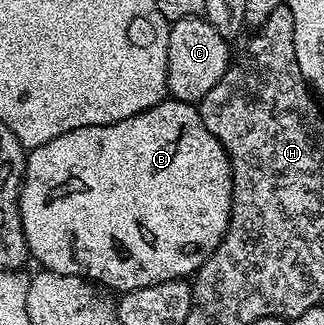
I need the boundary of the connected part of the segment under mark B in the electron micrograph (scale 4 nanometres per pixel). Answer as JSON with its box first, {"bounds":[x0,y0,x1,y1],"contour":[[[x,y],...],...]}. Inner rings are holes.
{"bounds":[20,98,232,294],"contour":[[[165,98],[150,110],[134,114],[122,122],[75,128],[66,134],[58,134],[58,138],[42,146],[31,149],[26,156],[24,182],[20,186],[20,217],[31,259],[37,260],[41,269],[67,276],[83,276],[85,280],[99,282],[105,289],[117,288],[117,293],[120,294],[161,284],[167,280],[191,277],[204,265],[206,258],[214,254],[218,242],[222,242],[230,222],[231,209],[232,167],[222,142],[218,142],[218,138],[214,138],[214,134],[206,130],[197,105],[184,104],[171,98]]]}

